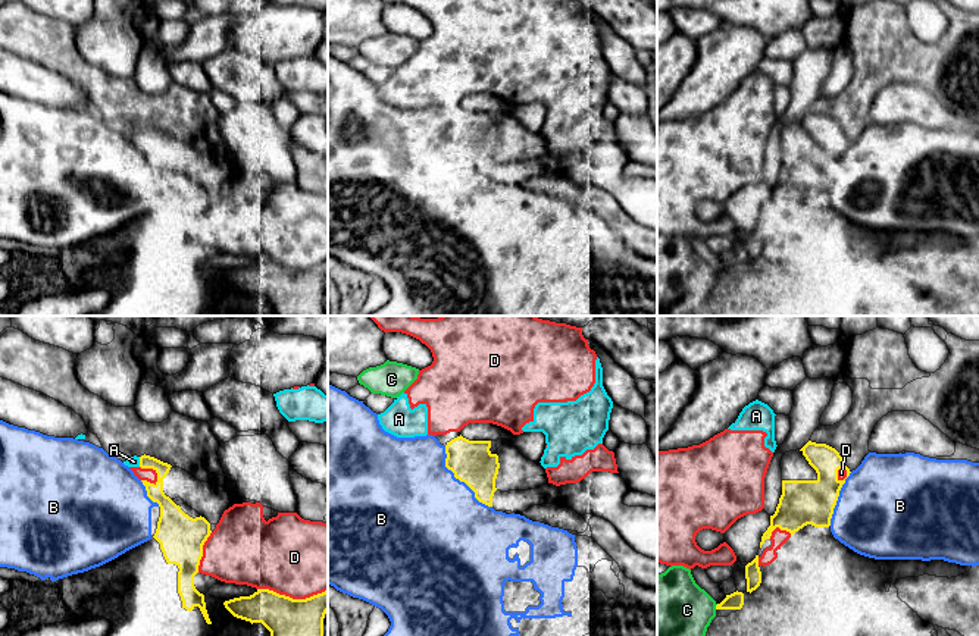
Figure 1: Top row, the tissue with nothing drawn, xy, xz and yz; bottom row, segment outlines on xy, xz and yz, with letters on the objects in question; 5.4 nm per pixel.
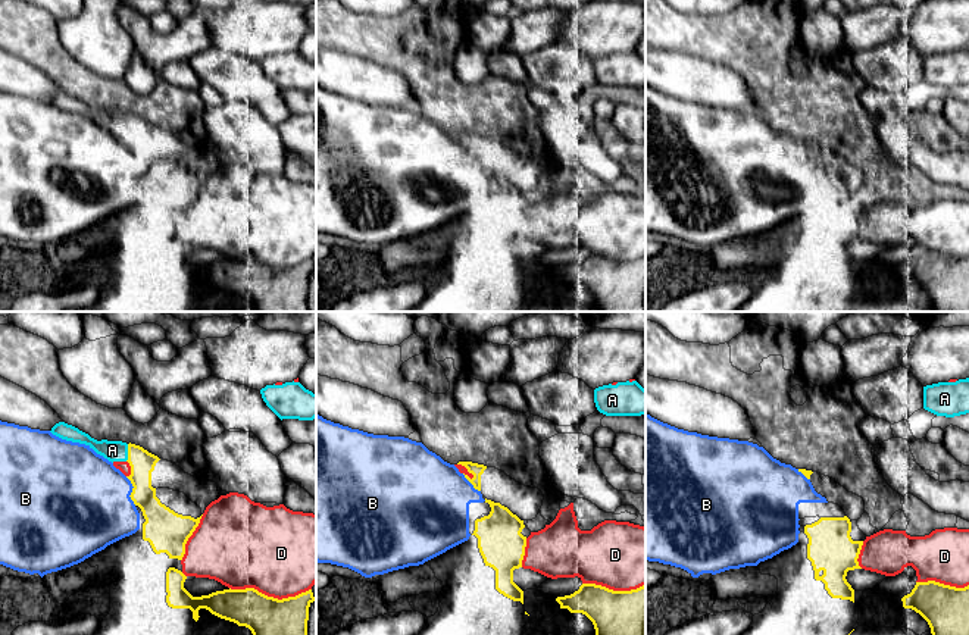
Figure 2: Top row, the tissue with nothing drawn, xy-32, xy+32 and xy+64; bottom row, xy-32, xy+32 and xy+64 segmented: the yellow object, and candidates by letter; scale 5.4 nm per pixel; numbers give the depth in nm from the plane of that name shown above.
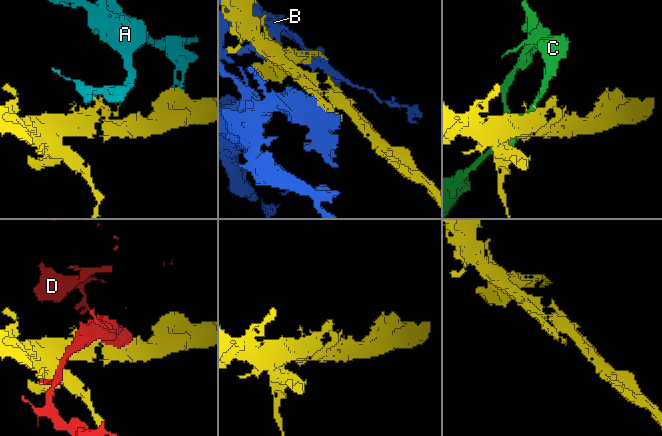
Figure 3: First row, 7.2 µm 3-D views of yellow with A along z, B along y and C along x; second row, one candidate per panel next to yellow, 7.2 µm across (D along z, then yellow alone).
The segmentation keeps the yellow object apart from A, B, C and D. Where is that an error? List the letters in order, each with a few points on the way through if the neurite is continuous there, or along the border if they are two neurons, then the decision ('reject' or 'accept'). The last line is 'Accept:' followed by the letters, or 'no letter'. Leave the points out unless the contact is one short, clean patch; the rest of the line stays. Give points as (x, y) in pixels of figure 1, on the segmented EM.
A: reject
B: reject
C: reject
D: reject
Accept: no letter

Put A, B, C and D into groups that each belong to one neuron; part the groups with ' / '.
A D / B / C

